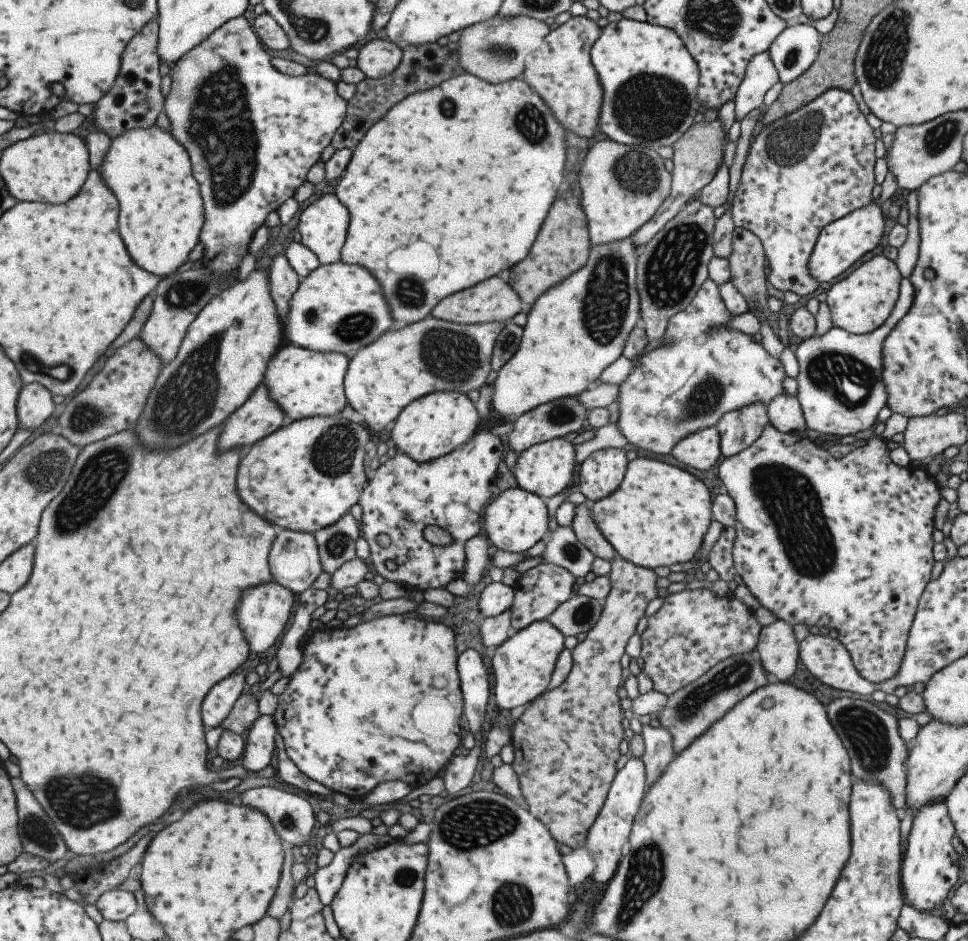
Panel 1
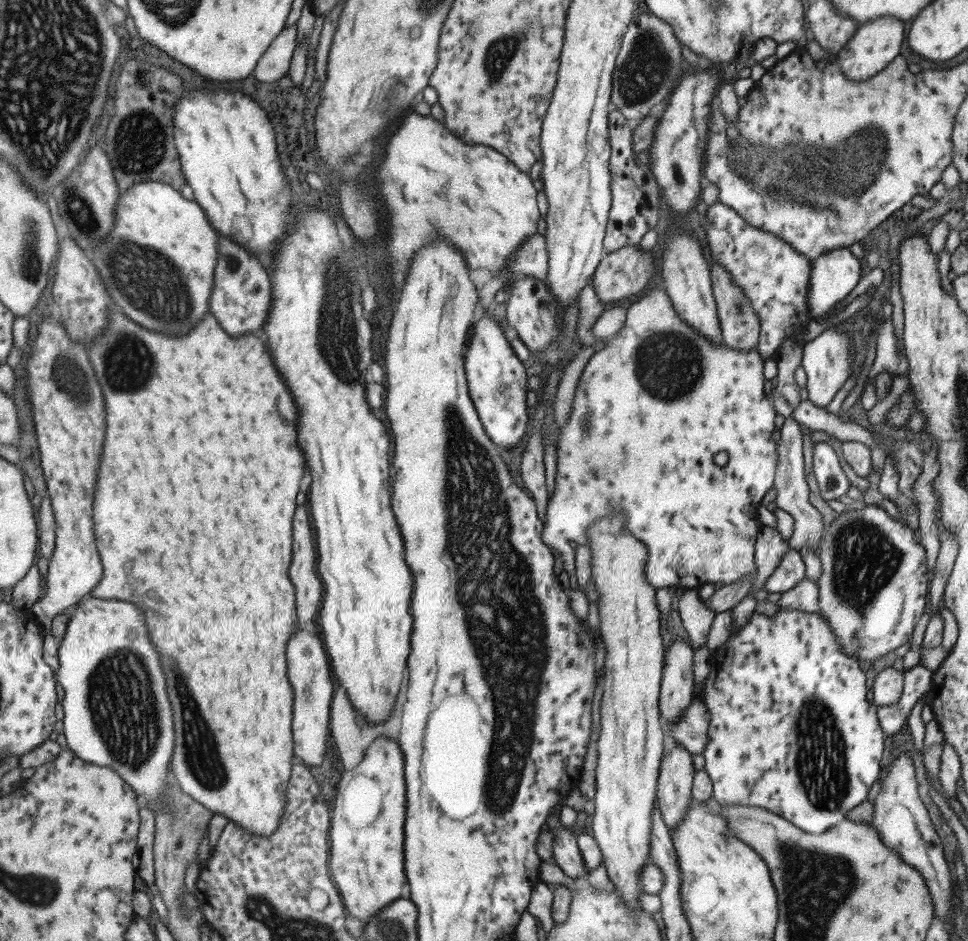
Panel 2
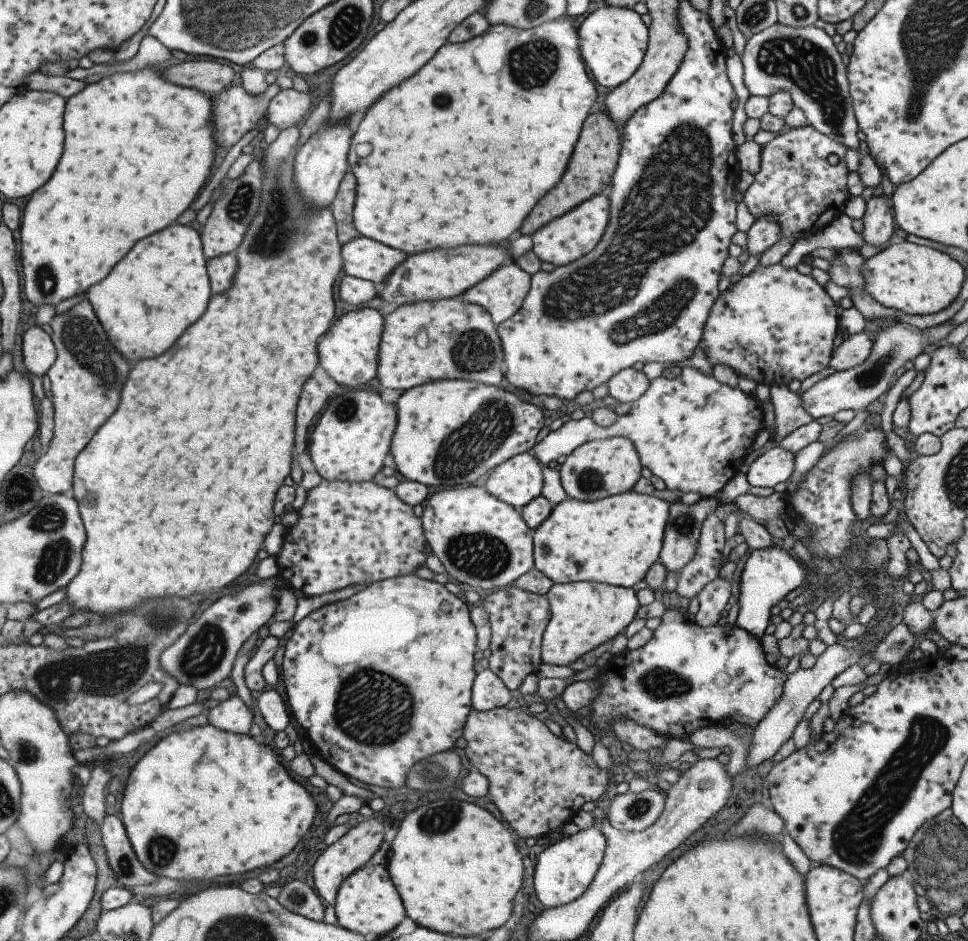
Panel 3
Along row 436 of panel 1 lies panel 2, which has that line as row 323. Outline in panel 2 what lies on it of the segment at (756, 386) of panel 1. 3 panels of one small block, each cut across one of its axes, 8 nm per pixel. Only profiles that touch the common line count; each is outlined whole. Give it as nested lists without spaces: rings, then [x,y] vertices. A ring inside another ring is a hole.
[[[653,288],[653,289],[651,289],[651,291],[649,291],[649,292],[648,292],[648,293],[647,293],[647,294],[641,294],[641,295],[639,295],[639,296],[638,296],[638,297],[635,297],[635,298],[634,298],[634,300],[633,300],[633,302],[632,302],[632,304],[631,304],[631,305],[630,305],[630,306],[629,306],[629,307],[628,307],[628,308],[627,308],[627,310],[626,310],[626,317],[625,317],[625,320],[624,320],[624,325],[623,325],[623,326],[622,326],[622,327],[621,327],[621,330],[620,330],[620,331],[619,331],[619,332],[618,332],[618,333],[617,333],[617,334],[616,334],[616,335],[615,335],[615,336],[614,336],[614,337],[613,337],[613,338],[610,338],[610,339],[609,339],[609,340],[607,340],[607,341],[605,341],[605,342],[604,342],[604,343],[605,343],[605,347],[603,347],[603,349],[599,349],[599,350],[598,350],[598,351],[595,351],[595,352],[594,352],[594,353],[593,353],[593,354],[592,354],[592,355],[591,355],[591,356],[590,356],[590,357],[589,357],[589,358],[588,358],[588,360],[587,360],[587,362],[586,362],[586,364],[585,364],[585,366],[584,366],[584,368],[583,368],[583,370],[582,370],[582,372],[581,372],[581,375],[580,375],[580,376],[579,376],[579,379],[578,379],[578,381],[577,381],[577,385],[576,385],[576,386],[575,386],[575,391],[574,391],[574,392],[573,392],[573,400],[572,400],[572,402],[571,402],[571,410],[570,410],[570,412],[569,412],[569,417],[568,417],[568,418],[567,418],[567,422],[565,422],[565,424],[564,424],[564,425],[563,425],[563,426],[561,426],[561,427],[559,427],[559,428],[558,428],[558,431],[559,431],[559,438],[558,438],[558,439],[557,439],[557,440],[556,440],[556,446],[555,446],[555,448],[556,448],[556,454],[557,454],[557,455],[556,455],[556,468],[555,468],[555,477],[554,477],[554,487],[553,487],[553,490],[551,490],[551,494],[550,494],[550,495],[549,495],[549,496],[548,496],[548,497],[546,497],[546,505],[545,505],[545,512],[544,512],[544,517],[543,517],[543,518],[542,518],[542,529],[541,529],[541,534],[540,534],[540,539],[541,539],[541,540],[542,540],[542,543],[543,543],[543,544],[544,544],[544,545],[545,545],[545,546],[546,546],[546,547],[547,547],[547,548],[548,548],[548,549],[549,549],[549,550],[550,550],[550,551],[552,551],[552,555],[553,555],[553,550],[558,550],[558,552],[560,552],[560,553],[559,553],[559,554],[558,554],[558,558],[560,558],[560,562],[562,562],[562,570],[563,570],[563,572],[566,572],[566,573],[567,573],[567,575],[568,575],[568,582],[569,582],[569,587],[570,587],[570,588],[572,588],[572,589],[575,589],[575,590],[579,590],[579,588],[578,588],[578,585],[577,585],[577,582],[576,582],[576,576],[575,576],[575,570],[574,570],[574,548],[573,548],[573,546],[572,546],[572,542],[573,542],[573,541],[575,541],[575,542],[577,542],[577,543],[579,543],[579,544],[582,544],[582,545],[587,545],[587,546],[588,546],[588,540],[586,540],[586,532],[587,532],[587,531],[588,531],[588,528],[589,528],[589,527],[590,527],[590,526],[591,526],[591,525],[592,525],[592,524],[593,524],[593,523],[594,523],[594,522],[595,522],[595,521],[596,521],[596,520],[597,520],[597,518],[601,518],[601,517],[604,517],[604,516],[605,516],[605,515],[608,515],[608,514],[609,514],[609,513],[614,513],[614,512],[615,512],[615,511],[619,511],[619,512],[620,512],[620,513],[621,513],[621,514],[622,514],[622,515],[623,515],[623,516],[624,516],[624,529],[625,529],[625,530],[627,530],[627,532],[629,532],[629,533],[631,533],[631,534],[632,534],[632,535],[633,535],[633,536],[634,536],[634,537],[635,537],[635,538],[636,538],[636,539],[637,539],[637,540],[640,540],[640,541],[641,541],[641,542],[642,542],[642,543],[643,543],[643,544],[644,544],[644,545],[645,545],[645,548],[646,548],[646,551],[647,551],[647,552],[648,552],[648,557],[647,557],[647,562],[646,562],[646,563],[645,563],[645,566],[644,566],[644,577],[645,577],[645,578],[646,578],[646,579],[647,579],[647,580],[648,580],[648,581],[649,581],[649,582],[650,582],[650,585],[653,585],[653,588],[654,588],[654,589],[655,589],[655,590],[657,590],[657,589],[658,589],[658,588],[661,588],[661,587],[662,587],[662,586],[667,586],[667,587],[670,587],[670,586],[674,586],[674,587],[675,587],[675,588],[676,588],[676,589],[691,589],[691,588],[696,588],[696,587],[697,587],[697,586],[700,586],[700,585],[701,585],[701,584],[703,584],[703,583],[706,583],[706,582],[712,582],[712,583],[714,583],[714,584],[716,584],[716,585],[720,585],[720,586],[722,586],[722,585],[730,585],[730,584],[731,584],[731,583],[733,583],[733,582],[737,582],[737,581],[741,581],[741,580],[742,580],[742,579],[743,579],[743,578],[744,578],[744,577],[747,577],[747,574],[749,574],[749,575],[753,575],[753,578],[751,578],[751,582],[753,582],[753,580],[754,580],[754,575],[755,575],[755,574],[753,574],[753,571],[755,571],[755,567],[756,567],[756,566],[755,566],[755,565],[754,565],[754,556],[753,556],[753,545],[754,545],[754,542],[755,542],[755,539],[756,539],[756,536],[757,536],[757,533],[758,533],[758,530],[759,530],[759,527],[760,527],[760,526],[761,526],[761,524],[760,524],[760,522],[759,522],[759,521],[758,521],[758,518],[757,518],[757,515],[756,515],[756,510],[757,510],[757,508],[759,508],[759,506],[762,506],[762,498],[763,498],[763,496],[765,496],[765,493],[766,493],[766,492],[767,492],[767,491],[768,491],[768,490],[769,490],[769,489],[771,489],[771,488],[772,488],[772,484],[773,484],[773,477],[774,477],[774,474],[775,474],[775,467],[776,467],[776,464],[777,464],[777,455],[776,455],[776,443],[775,443],[775,442],[773,442],[773,438],[772,438],[772,434],[773,434],[773,433],[772,433],[772,432],[773,432],[773,418],[775,418],[775,415],[776,415],[776,412],[775,412],[775,411],[774,411],[774,408],[773,408],[773,405],[772,405],[772,404],[771,404],[771,403],[770,403],[770,399],[769,399],[769,398],[770,398],[770,396],[766,396],[766,395],[765,395],[765,393],[763,393],[763,382],[764,382],[764,381],[765,381],[765,380],[764,380],[764,376],[763,376],[763,373],[762,373],[762,370],[763,370],[763,361],[764,361],[764,360],[765,360],[765,358],[761,358],[761,357],[760,357],[760,356],[759,356],[759,353],[758,353],[758,349],[757,349],[757,347],[756,347],[756,348],[750,348],[750,350],[733,350],[733,349],[732,349],[732,348],[730,348],[730,347],[729,347],[729,346],[725,346],[725,345],[724,345],[724,344],[722,344],[722,341],[721,341],[721,340],[720,340],[720,342],[708,342],[708,340],[706,340],[706,338],[704,338],[704,336],[701,336],[701,335],[700,335],[700,334],[699,334],[699,333],[698,333],[698,332],[696,332],[696,330],[693,330],[693,329],[692,329],[692,328],[691,328],[691,327],[690,327],[690,326],[689,326],[689,325],[688,325],[688,324],[687,324],[687,323],[686,323],[686,322],[683,322],[683,321],[682,321],[682,319],[681,319],[681,318],[679,318],[679,317],[678,317],[678,314],[675,314],[675,311],[674,311],[674,310],[673,310],[673,307],[672,307],[672,306],[671,306],[671,300],[670,300],[670,299],[669,299],[669,297],[667,297],[667,294],[666,294],[666,292],[665,292],[665,290],[664,290],[664,289],[660,289],[660,290],[658,290],[658,289],[656,289],[656,288]],[[657,336],[659,336],[659,369],[657,369]],[[717,452],[727,452],[727,454],[728,454],[728,460],[727,460],[727,463],[726,463],[726,464],[725,464],[725,465],[723,465],[723,466],[718,466],[718,465],[715,465],[715,463],[713,463],[713,459],[712,459],[712,458],[713,458],[713,455],[714,455],[714,454],[717,454]]]

